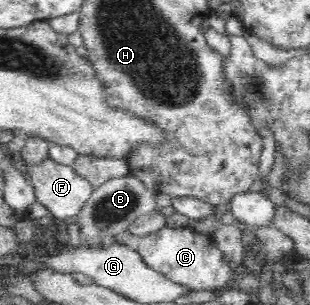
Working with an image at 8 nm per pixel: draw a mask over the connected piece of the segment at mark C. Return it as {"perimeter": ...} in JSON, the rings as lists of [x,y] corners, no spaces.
{"perimeter":[[[165,226],[155,233],[143,236],[139,241],[137,251],[149,267],[165,274],[165,277],[171,281],[192,286],[192,289],[223,289],[232,276],[231,267],[223,258],[223,252],[217,248],[213,238],[188,226],[179,229]]]}

